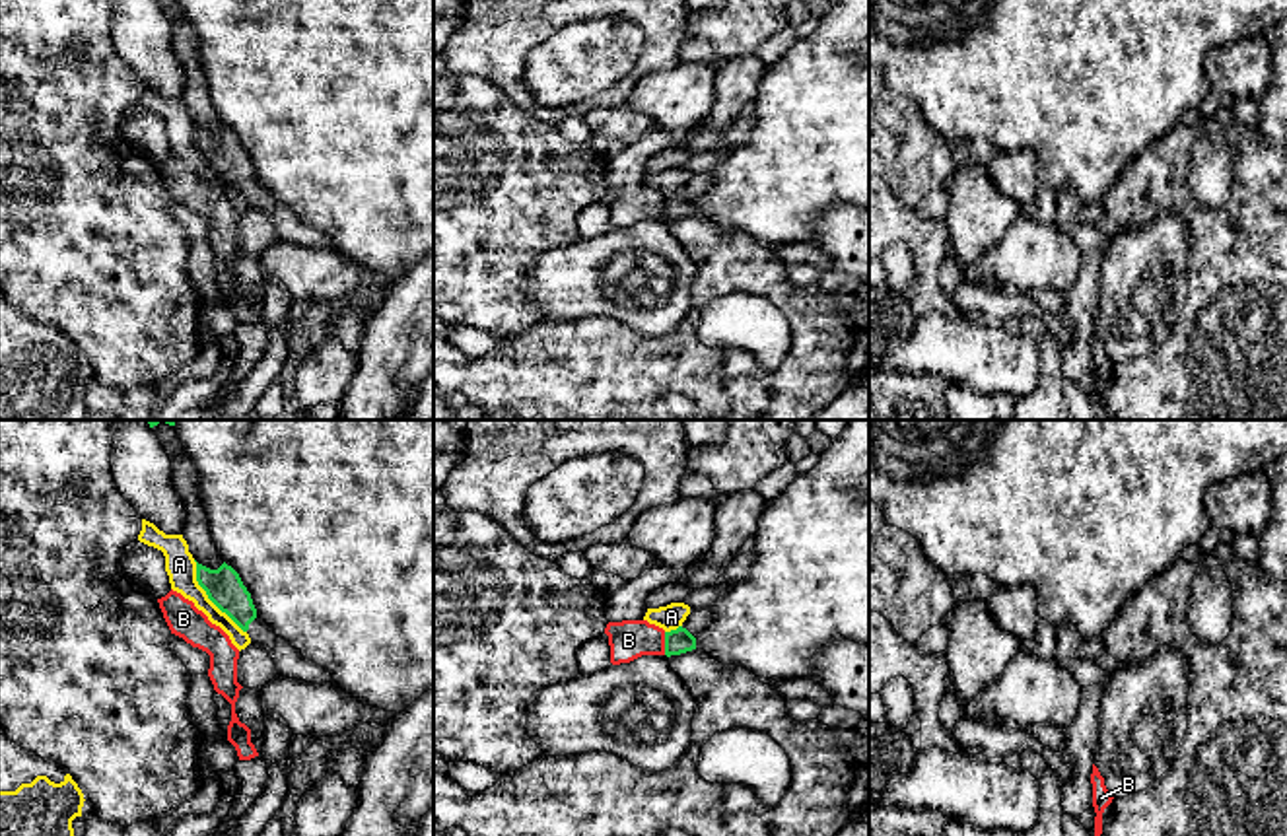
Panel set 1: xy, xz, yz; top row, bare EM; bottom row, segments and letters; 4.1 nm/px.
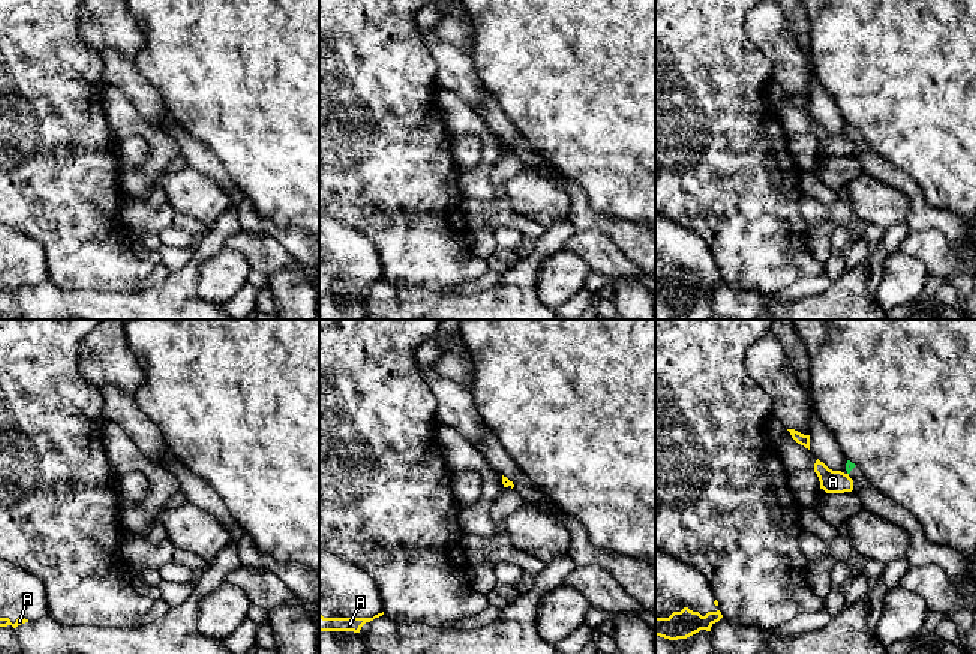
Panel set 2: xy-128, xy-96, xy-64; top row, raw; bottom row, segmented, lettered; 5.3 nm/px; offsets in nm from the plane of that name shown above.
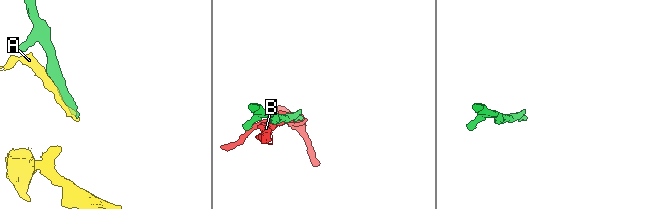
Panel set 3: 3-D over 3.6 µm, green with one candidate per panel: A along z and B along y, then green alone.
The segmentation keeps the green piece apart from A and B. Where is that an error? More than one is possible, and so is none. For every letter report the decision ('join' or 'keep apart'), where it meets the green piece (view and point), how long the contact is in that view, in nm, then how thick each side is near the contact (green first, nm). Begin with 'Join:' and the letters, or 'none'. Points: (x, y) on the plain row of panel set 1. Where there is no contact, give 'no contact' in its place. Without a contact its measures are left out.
Join: none
A: keep apart; contact xy (208, 162); length 380 nm; calibres 160 and 130 nm
B: keep apart; contact xz (665, 208); length 100 nm; calibres 100 and 160 nm

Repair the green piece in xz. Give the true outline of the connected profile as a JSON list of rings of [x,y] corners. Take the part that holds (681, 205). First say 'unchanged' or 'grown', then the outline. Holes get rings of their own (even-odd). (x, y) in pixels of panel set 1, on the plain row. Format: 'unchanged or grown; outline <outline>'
grown; outline [[[710,171],[690,173],[686,185],[671,196],[665,196],[665,220],[680,220],[696,214],[696,200],[710,192],[713,179]]]

